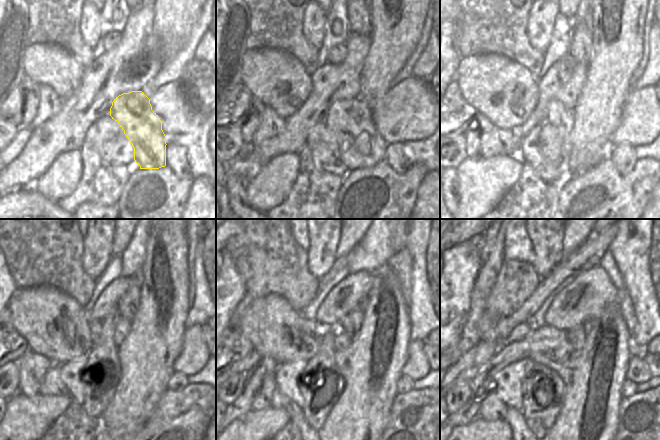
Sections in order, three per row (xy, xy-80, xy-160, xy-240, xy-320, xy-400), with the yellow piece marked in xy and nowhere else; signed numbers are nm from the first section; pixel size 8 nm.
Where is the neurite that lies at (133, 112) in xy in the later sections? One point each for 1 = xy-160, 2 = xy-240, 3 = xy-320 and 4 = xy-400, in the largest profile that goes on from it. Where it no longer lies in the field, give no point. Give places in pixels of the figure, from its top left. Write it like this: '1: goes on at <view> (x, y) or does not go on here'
1: goes on at xy-160 (559, 116)
2: goes on at xy-240 (95, 326)
3: goes on at xy-320 (313, 328)
4: goes on at xy-400 (520, 331)

